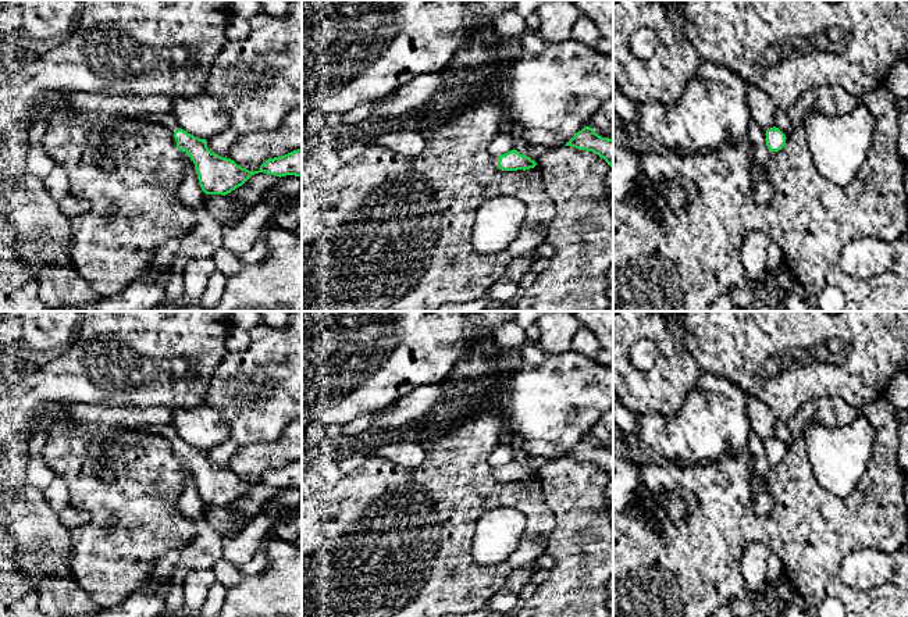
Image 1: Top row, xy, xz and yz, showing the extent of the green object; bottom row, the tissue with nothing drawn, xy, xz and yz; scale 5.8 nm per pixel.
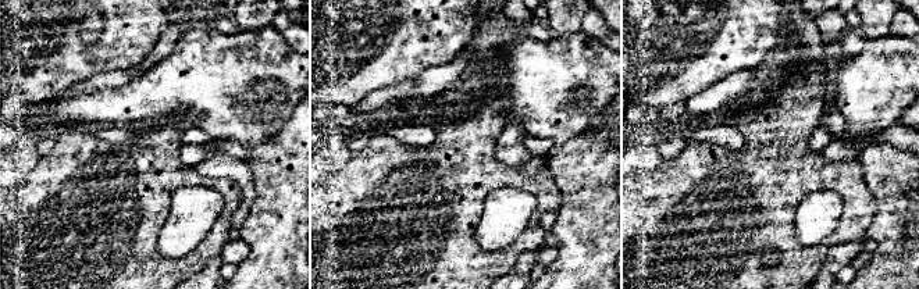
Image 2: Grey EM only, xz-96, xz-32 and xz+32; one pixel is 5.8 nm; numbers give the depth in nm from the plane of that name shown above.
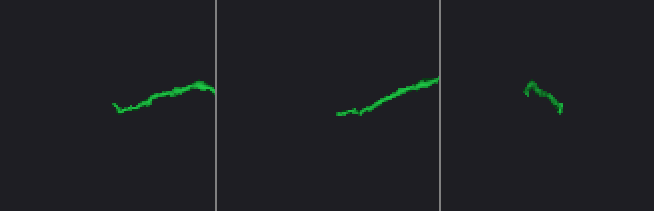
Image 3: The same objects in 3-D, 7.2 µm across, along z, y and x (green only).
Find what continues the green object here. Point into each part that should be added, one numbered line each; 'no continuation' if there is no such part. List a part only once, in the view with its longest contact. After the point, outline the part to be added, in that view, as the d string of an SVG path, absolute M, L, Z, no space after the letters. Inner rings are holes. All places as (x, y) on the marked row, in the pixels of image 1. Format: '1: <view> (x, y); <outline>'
1: xy (166, 120); M147 113L147 114L135 117L135 120L140 124L160 124L171 132L172 138L174 138L174 132L178 128L182 129L182 126L179 125L179 122L174 115L164 114L164 113ZM174 138L174 143L177 146L175 138Z

